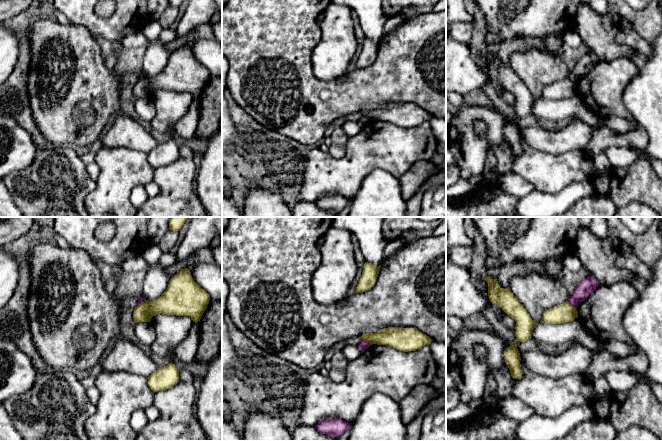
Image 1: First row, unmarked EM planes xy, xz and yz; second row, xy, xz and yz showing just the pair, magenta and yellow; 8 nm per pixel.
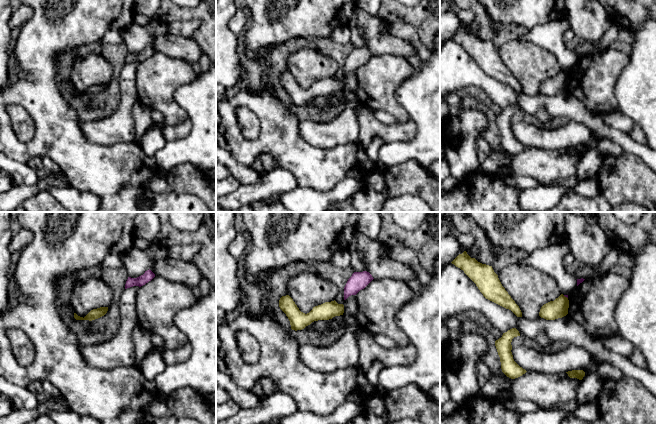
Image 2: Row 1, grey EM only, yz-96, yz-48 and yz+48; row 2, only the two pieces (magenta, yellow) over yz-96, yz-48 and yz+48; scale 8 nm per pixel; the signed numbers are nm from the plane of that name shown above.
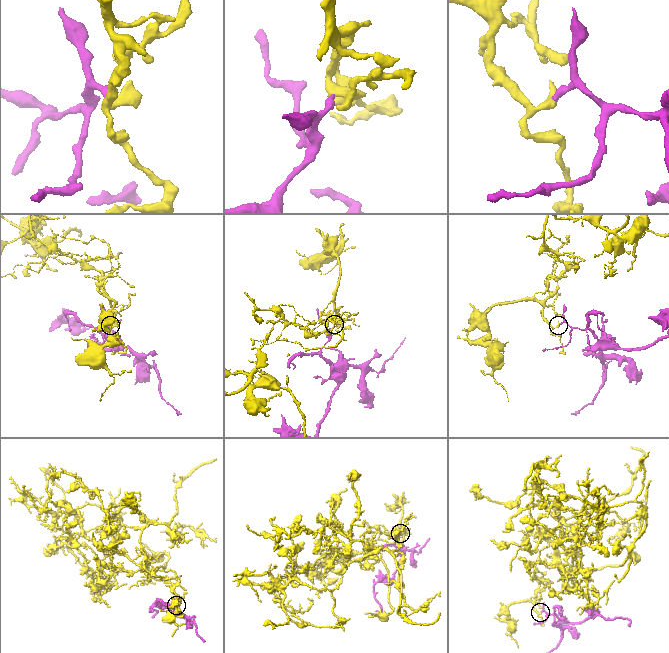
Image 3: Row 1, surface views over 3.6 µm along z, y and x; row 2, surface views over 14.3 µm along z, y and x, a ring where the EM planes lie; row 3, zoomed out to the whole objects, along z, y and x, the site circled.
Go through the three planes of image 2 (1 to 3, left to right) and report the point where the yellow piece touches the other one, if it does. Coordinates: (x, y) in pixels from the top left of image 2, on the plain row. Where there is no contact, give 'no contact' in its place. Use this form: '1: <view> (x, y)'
1: no contact
2: no contact
3: yz+48 (565, 72)

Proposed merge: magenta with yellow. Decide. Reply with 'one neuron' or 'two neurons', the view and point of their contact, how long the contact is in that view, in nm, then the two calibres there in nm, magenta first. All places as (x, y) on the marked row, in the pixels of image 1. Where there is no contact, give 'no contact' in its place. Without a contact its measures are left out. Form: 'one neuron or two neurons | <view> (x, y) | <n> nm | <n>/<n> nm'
two neurons | xz (366, 341) | 80 nm | 70/170 nm

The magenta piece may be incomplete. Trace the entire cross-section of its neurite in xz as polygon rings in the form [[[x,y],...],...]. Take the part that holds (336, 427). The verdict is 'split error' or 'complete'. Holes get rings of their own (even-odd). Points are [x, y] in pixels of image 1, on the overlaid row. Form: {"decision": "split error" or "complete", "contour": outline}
{"decision": "complete", "contour": [[[338,418],[325,419],[316,425],[320,433],[335,436],[337,438],[341,437],[349,427],[349,423]]]}

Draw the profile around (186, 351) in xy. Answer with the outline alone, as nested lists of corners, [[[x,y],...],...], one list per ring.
[[[194,322],[186,338],[176,347],[174,357],[185,364],[195,360],[196,351],[199,346],[200,322]]]

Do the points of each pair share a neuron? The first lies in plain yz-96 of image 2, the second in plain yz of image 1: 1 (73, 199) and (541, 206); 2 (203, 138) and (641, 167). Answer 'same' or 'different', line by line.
1: same
2: different

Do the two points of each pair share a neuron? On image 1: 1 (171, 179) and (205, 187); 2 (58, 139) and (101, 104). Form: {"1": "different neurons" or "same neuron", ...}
{"1": "different neurons", "2": "same neuron"}

